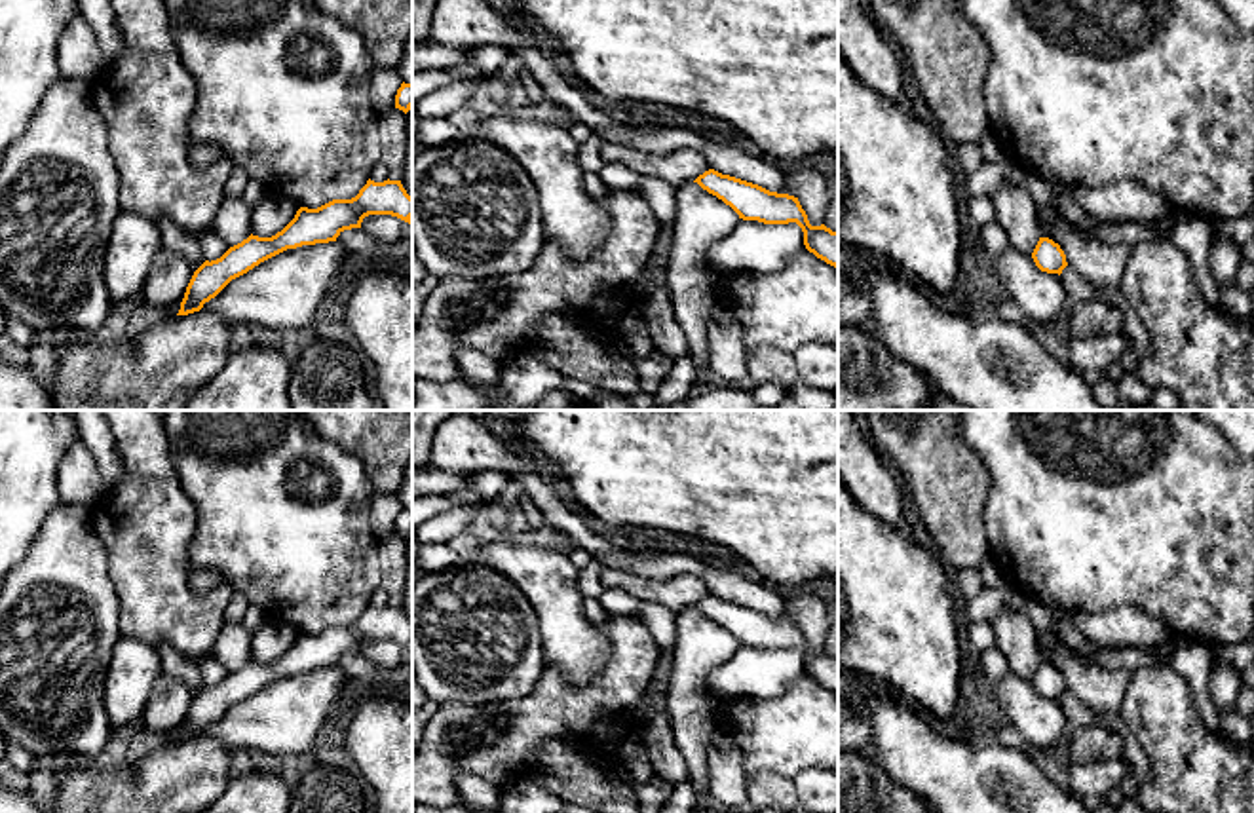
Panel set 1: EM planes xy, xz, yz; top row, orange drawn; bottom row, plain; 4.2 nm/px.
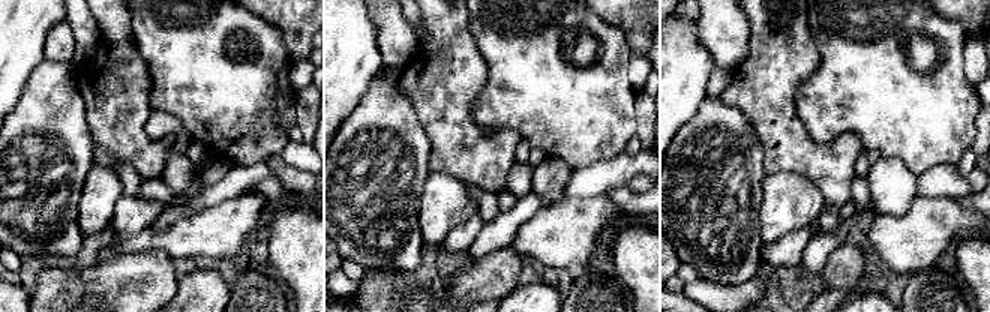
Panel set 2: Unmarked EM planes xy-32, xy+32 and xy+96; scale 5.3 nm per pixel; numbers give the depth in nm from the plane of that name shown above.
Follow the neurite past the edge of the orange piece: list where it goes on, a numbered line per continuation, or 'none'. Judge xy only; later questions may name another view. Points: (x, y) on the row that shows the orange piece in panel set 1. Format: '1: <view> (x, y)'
none

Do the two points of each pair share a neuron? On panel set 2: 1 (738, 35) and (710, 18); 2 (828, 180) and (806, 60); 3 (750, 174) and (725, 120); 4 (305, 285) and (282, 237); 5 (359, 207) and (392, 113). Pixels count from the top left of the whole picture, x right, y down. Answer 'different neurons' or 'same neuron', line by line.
1: same neuron
2: same neuron
3: same neuron
4: same neuron
5: same neuron

